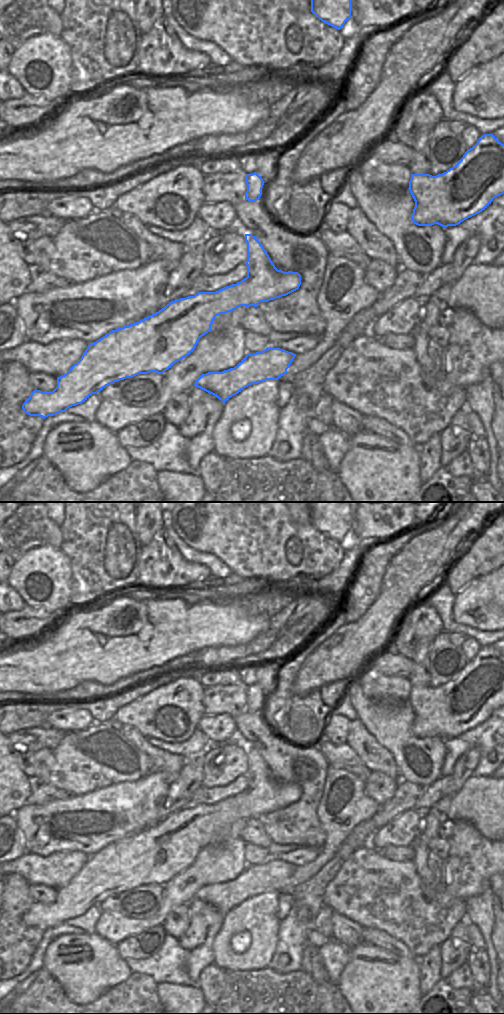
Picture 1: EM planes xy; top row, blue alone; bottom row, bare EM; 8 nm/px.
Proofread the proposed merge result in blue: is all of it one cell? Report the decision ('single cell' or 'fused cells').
single cell

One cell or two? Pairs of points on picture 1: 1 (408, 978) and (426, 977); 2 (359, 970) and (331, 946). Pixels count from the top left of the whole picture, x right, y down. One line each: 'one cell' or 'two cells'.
1: two cells
2: two cells

